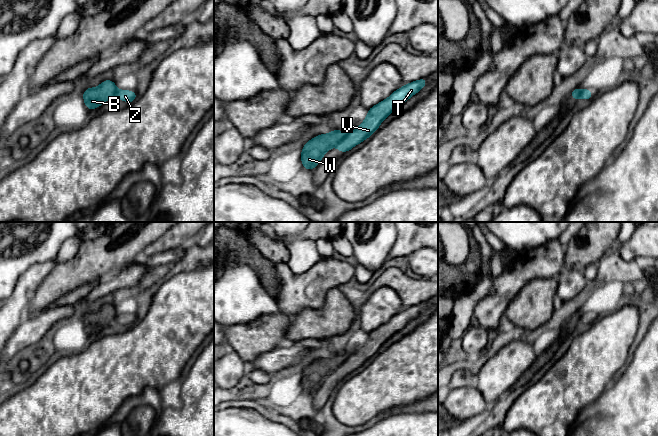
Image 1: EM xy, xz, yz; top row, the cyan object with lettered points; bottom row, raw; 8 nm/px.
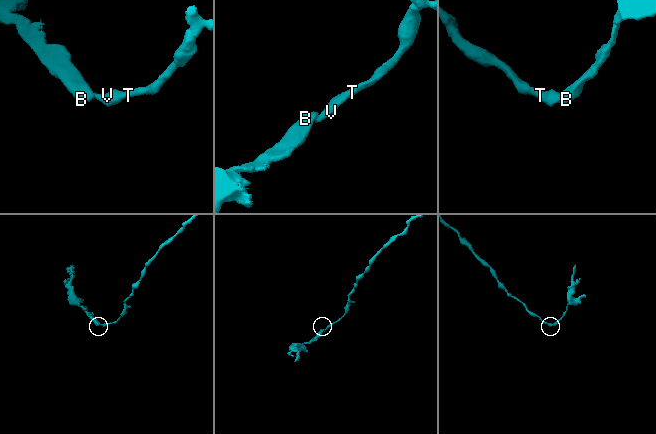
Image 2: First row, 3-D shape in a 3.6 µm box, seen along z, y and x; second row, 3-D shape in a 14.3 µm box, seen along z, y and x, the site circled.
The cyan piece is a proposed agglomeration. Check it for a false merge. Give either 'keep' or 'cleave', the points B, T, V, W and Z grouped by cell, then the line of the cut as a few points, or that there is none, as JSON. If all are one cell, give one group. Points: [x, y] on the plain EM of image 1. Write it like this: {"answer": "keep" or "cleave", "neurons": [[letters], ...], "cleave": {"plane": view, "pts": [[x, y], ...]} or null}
{"answer": "cleave", "neurons": [["B", "W"], ["T", "V", "Z"]], "cleave": {"plane": "yz", "pts": [[581, 314], [579, 320]]}}

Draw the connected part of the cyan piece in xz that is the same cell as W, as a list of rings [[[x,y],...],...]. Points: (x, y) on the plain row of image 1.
[[[333,354],[331,357],[312,362],[302,372],[301,385],[303,392],[313,394],[321,386],[326,376],[338,369],[343,362],[342,354]]]

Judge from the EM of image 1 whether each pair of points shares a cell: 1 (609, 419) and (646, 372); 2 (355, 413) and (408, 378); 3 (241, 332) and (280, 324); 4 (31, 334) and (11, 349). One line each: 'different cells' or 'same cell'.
1: same cell
2: same cell
3: same cell
4: same cell

